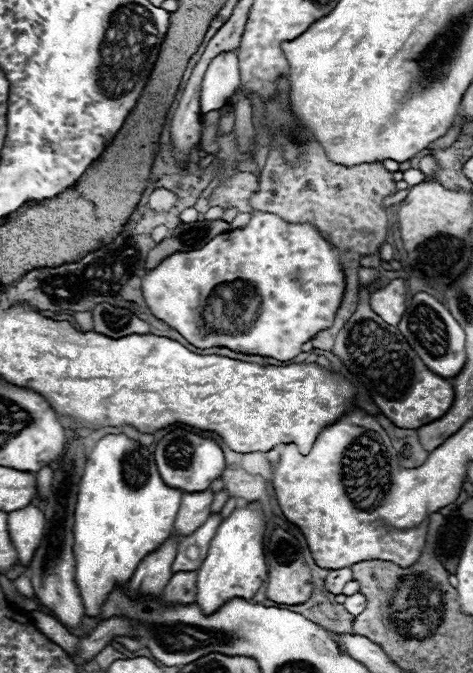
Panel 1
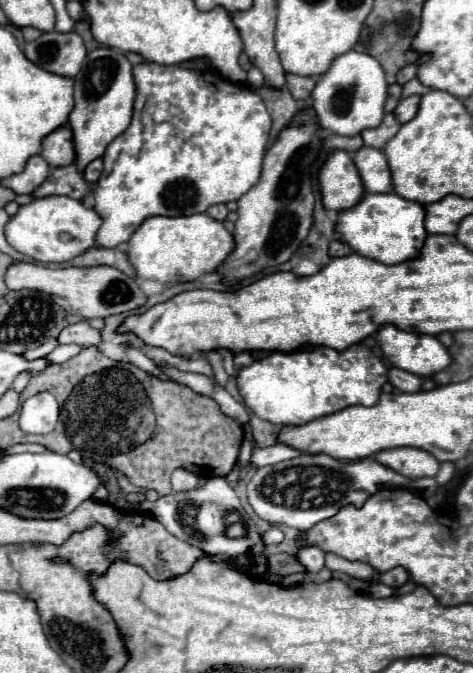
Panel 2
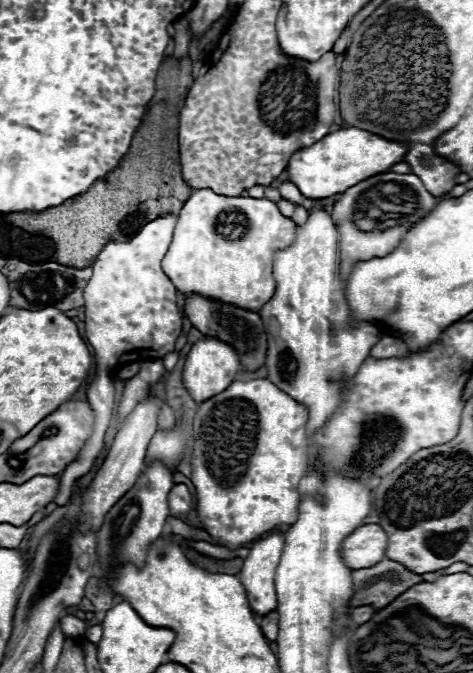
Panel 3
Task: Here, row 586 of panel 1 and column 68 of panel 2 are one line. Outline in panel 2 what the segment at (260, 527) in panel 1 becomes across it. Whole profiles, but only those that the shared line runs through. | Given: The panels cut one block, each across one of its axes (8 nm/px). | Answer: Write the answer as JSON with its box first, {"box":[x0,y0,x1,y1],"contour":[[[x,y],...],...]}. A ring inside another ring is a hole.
{"box":[4,196,102,264],"contour":[[[46,196],[46,198],[34,198],[28,204],[22,204],[18,212],[10,216],[10,220],[6,222],[4,236],[8,244],[20,254],[34,258],[36,262],[60,264],[96,246],[94,236],[100,224],[102,224],[100,216],[92,208],[86,208],[82,202],[72,200],[68,196]]]}

